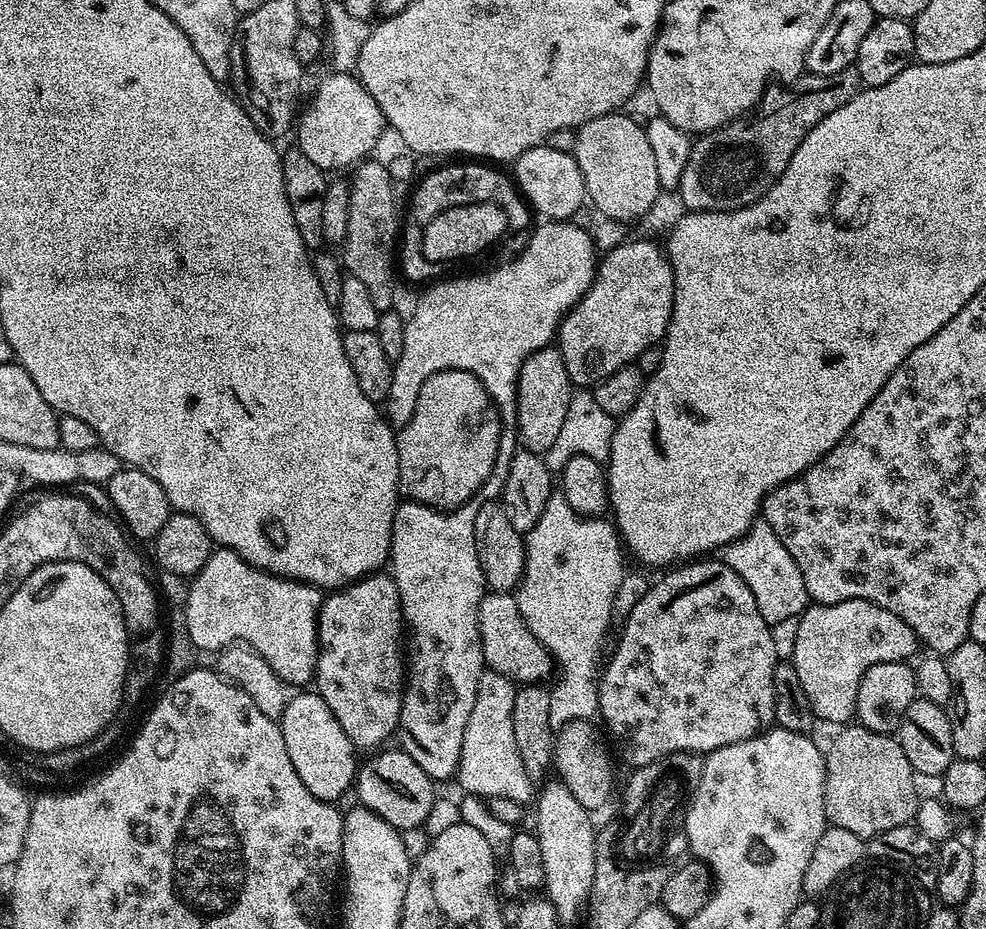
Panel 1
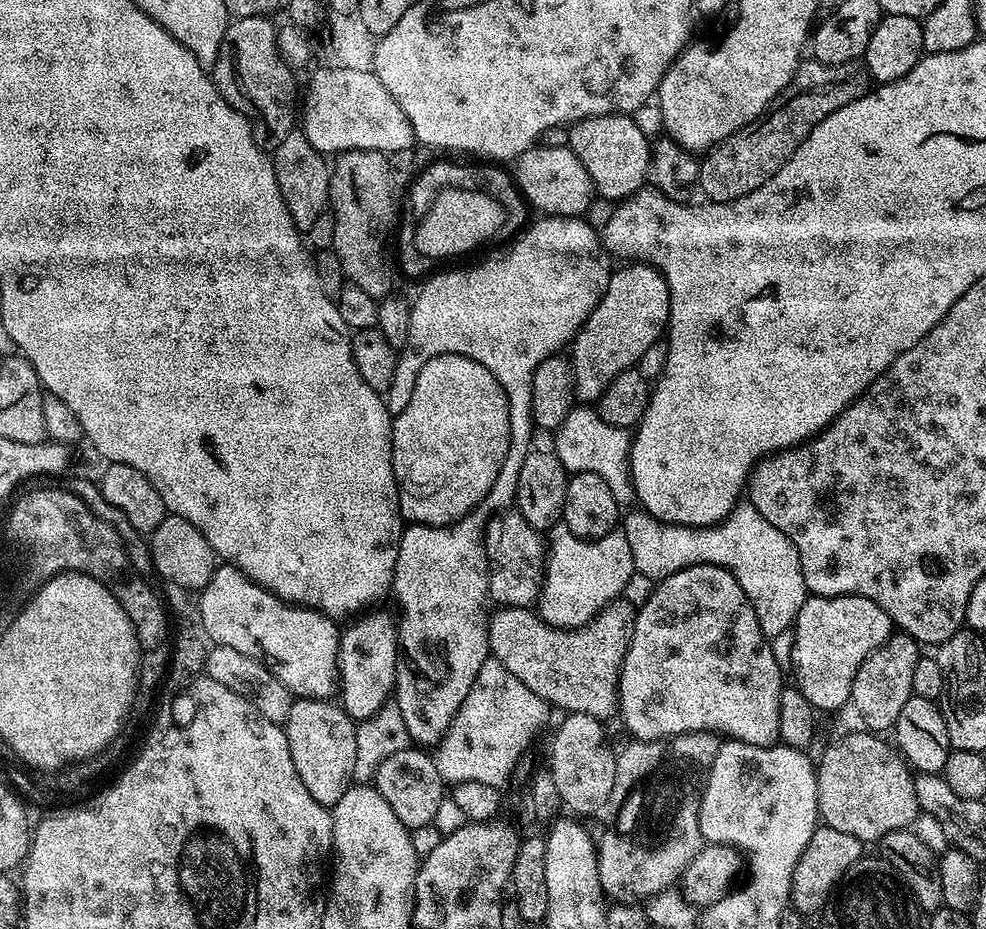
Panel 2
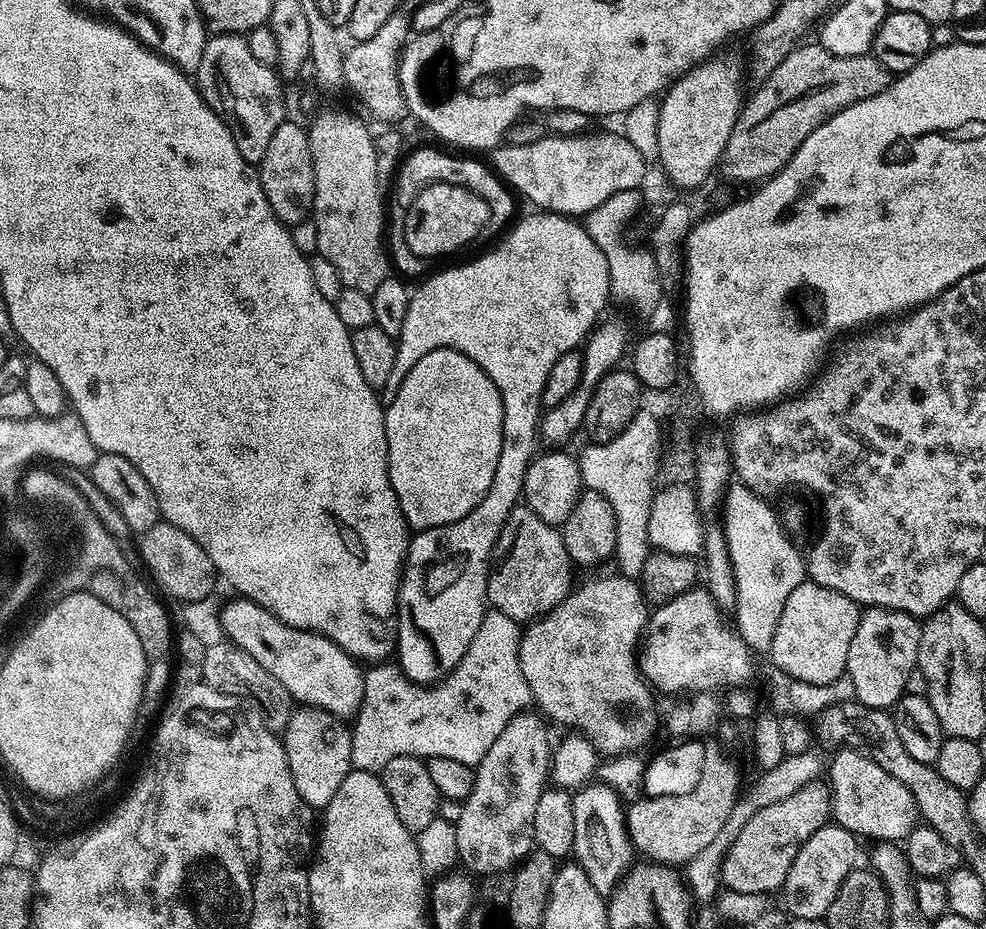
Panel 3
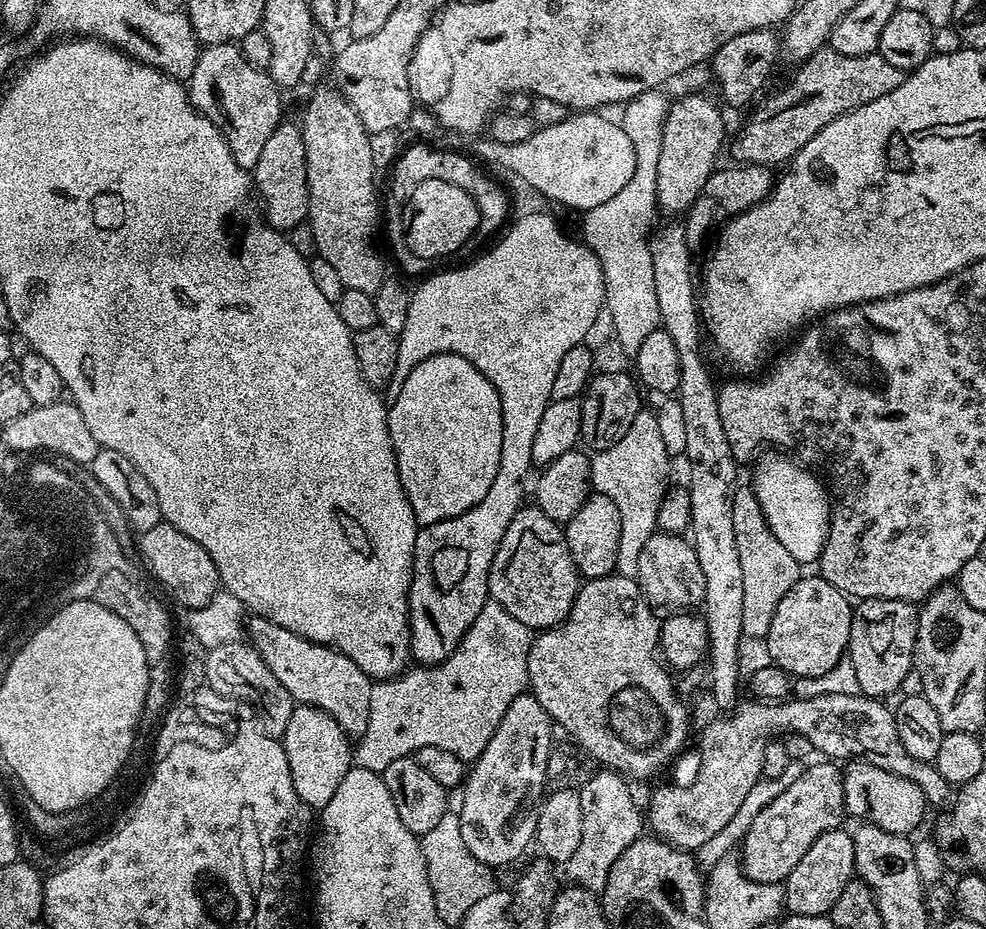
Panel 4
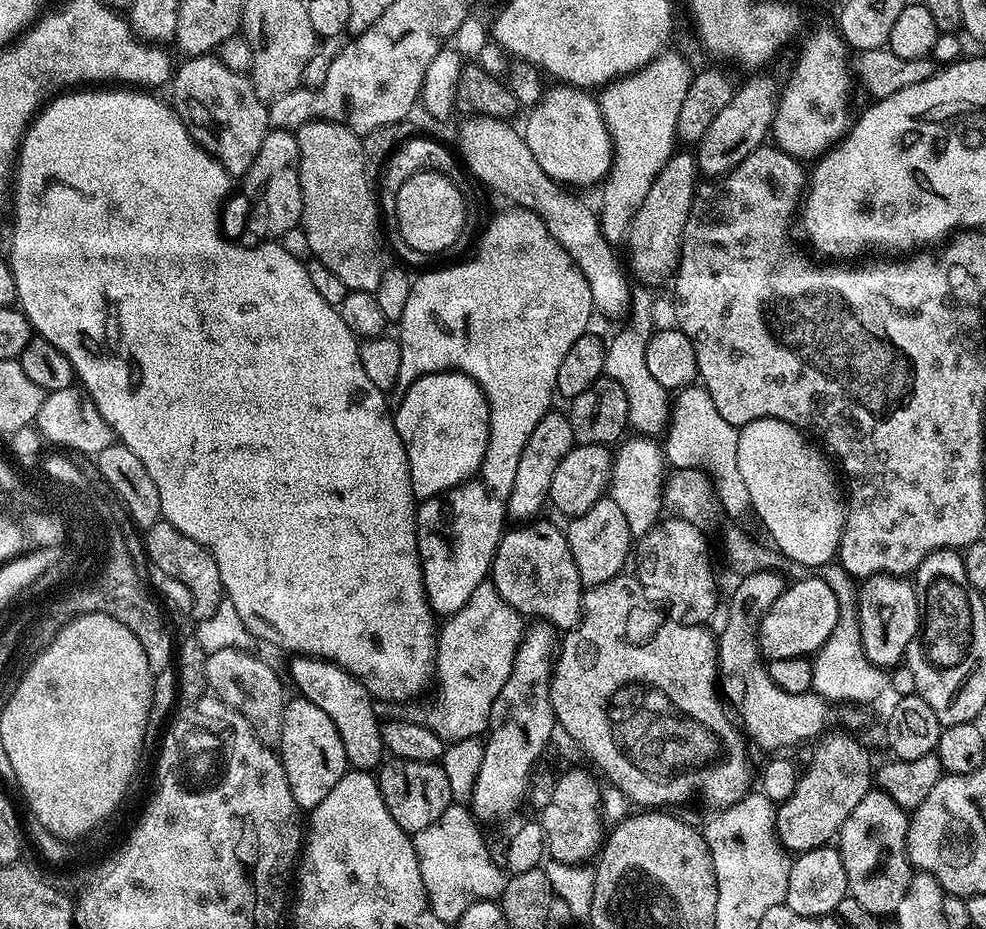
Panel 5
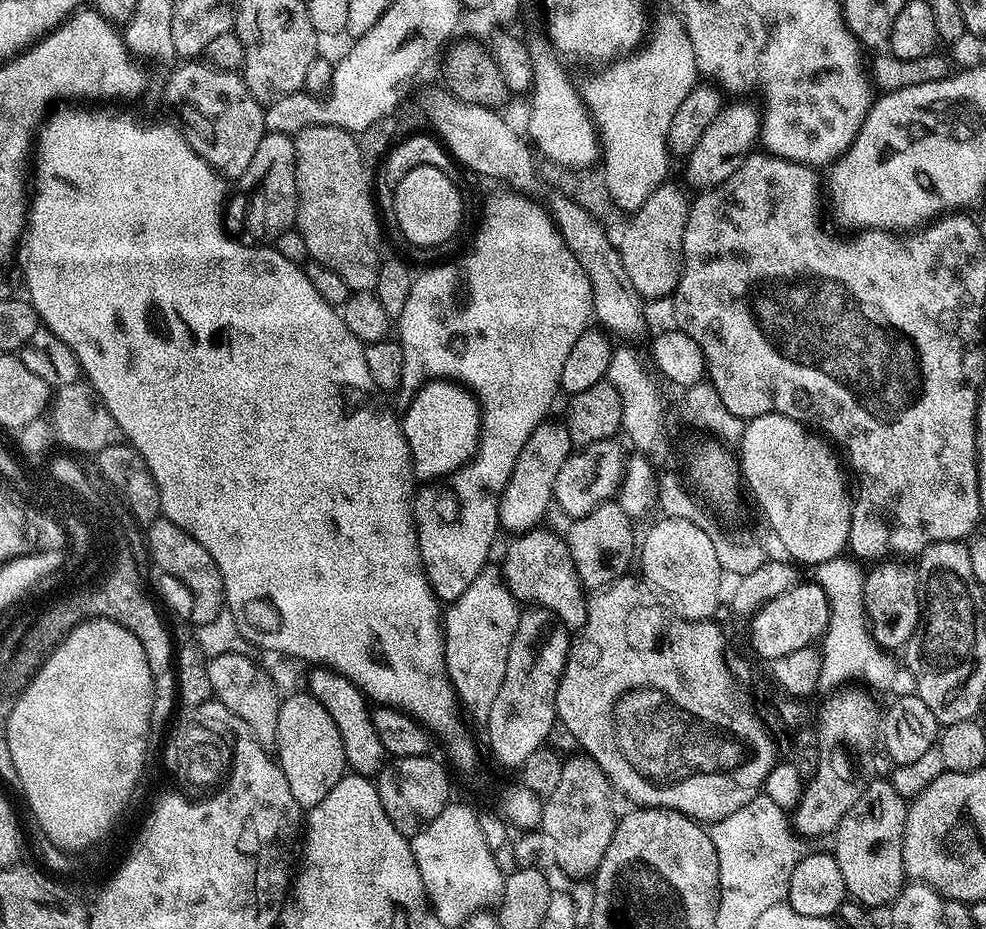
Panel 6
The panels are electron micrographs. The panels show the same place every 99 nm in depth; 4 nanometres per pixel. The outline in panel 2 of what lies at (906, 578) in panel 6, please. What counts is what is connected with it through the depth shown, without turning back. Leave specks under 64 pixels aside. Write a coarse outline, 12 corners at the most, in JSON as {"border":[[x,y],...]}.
{"border":[[893,634],[865,658],[851,707],[876,734],[914,694],[921,645]]}

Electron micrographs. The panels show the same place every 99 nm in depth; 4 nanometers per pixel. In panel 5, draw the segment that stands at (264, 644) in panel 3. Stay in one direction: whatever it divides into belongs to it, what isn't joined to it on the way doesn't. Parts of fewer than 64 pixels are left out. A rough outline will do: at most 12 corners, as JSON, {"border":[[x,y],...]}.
{"border":[[297,655],[292,680],[338,726],[357,772],[385,759],[382,720],[362,682]]}

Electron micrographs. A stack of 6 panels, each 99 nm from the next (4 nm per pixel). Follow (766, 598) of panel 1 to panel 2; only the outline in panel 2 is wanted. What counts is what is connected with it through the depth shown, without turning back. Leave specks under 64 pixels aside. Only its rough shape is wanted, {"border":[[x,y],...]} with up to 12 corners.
{"border":[[737,503],[707,528],[635,510],[636,571],[659,582],[724,556],[752,590],[762,634],[785,635],[810,593],[790,538]]}

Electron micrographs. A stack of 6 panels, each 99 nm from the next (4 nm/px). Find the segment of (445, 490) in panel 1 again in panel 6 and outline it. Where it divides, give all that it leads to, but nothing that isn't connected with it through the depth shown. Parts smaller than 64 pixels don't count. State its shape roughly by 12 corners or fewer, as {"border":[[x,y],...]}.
{"border":[[429,381],[401,428],[413,473],[433,480],[475,455],[480,410]]}

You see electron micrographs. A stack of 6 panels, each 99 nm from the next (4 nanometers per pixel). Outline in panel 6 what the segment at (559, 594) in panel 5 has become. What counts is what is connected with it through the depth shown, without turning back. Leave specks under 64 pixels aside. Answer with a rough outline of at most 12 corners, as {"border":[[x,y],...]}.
{"border":[[519,533],[502,575],[521,601],[583,628],[588,596],[567,539]]}

